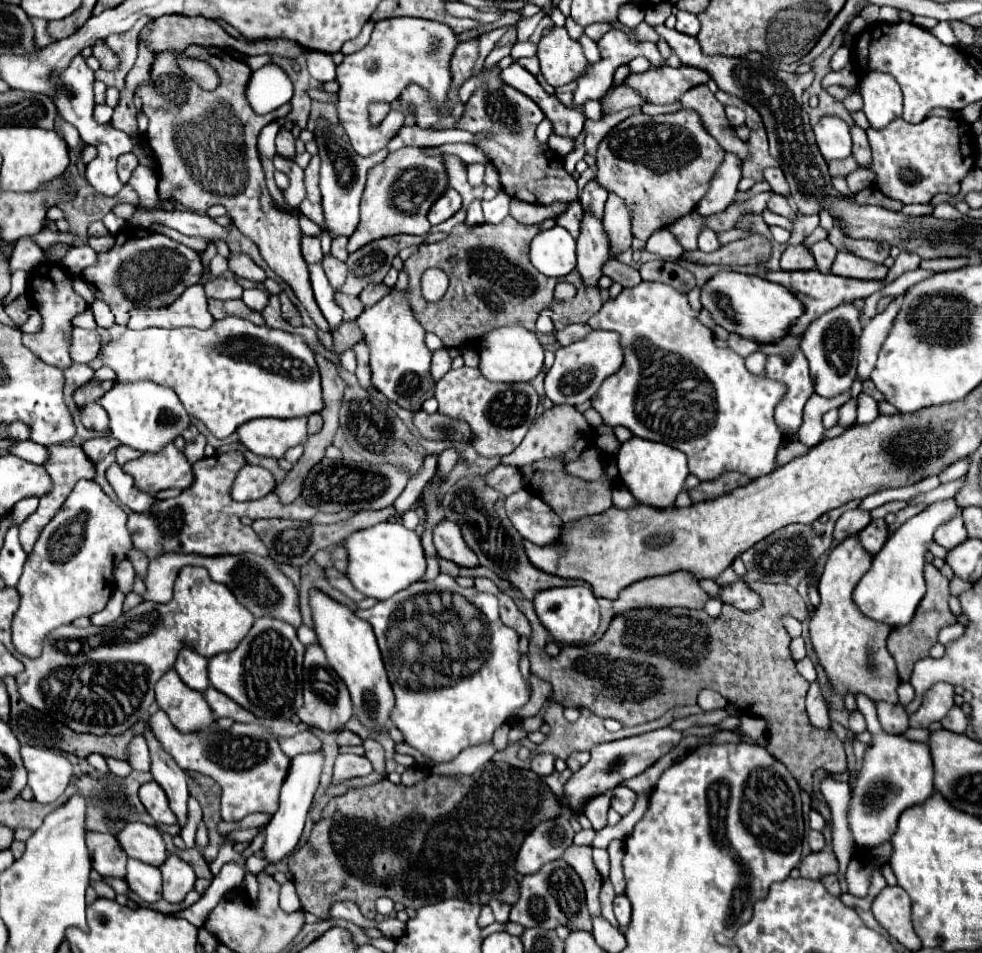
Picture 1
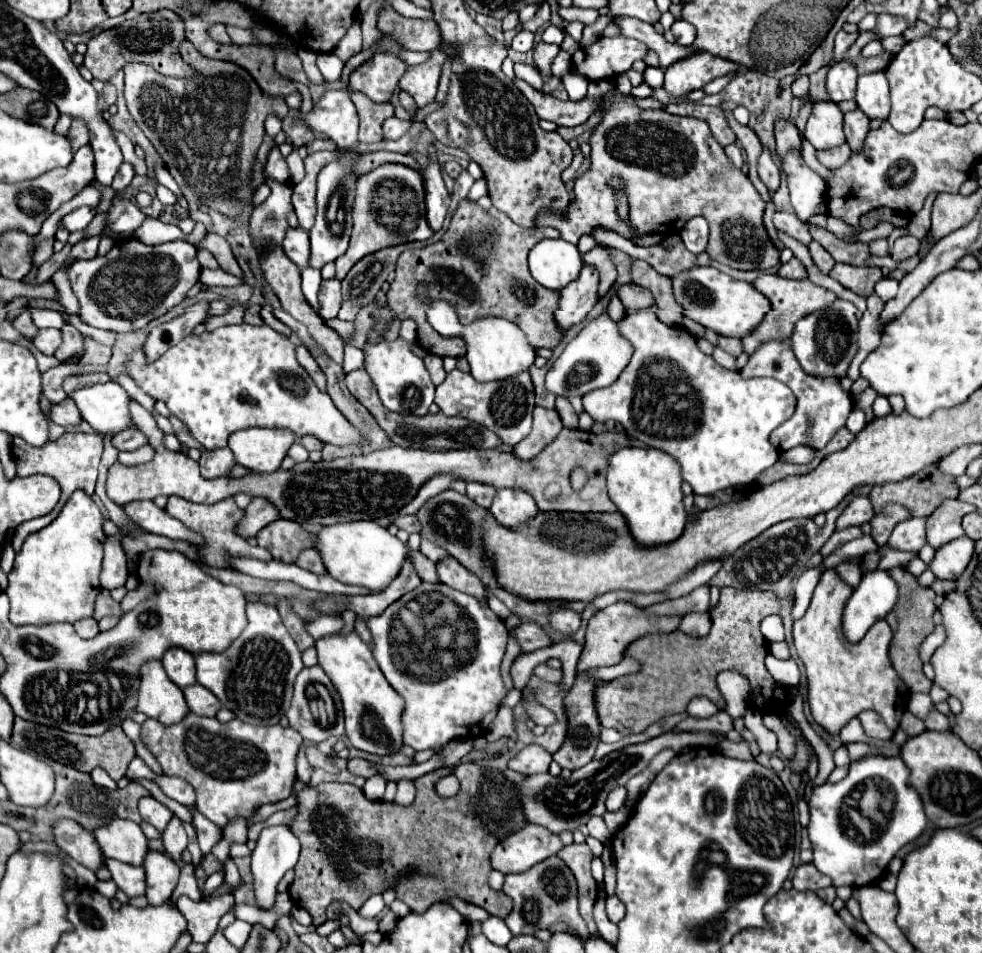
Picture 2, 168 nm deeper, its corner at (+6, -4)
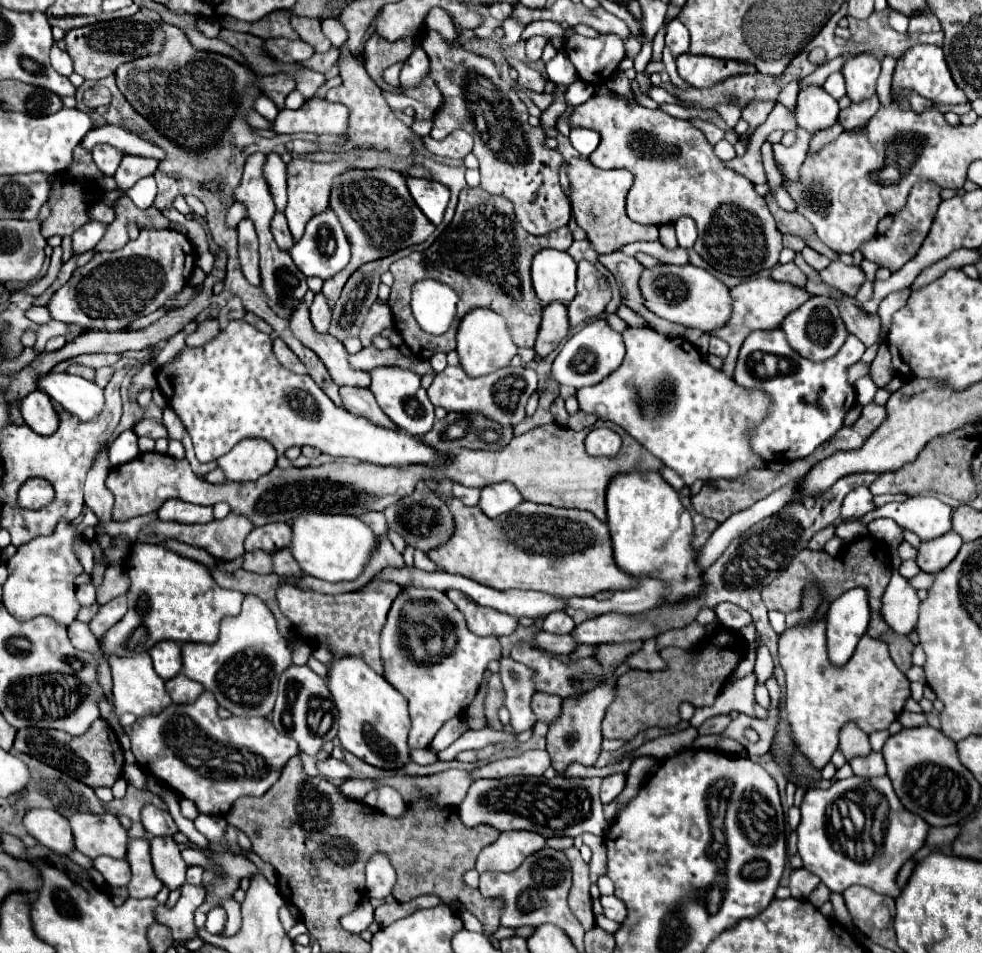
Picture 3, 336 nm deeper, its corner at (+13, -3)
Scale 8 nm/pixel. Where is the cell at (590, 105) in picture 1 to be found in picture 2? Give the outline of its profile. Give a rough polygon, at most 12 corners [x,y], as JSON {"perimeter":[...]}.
{"perimeter":[[574,70],[562,76],[570,100],[584,100],[588,80]]}

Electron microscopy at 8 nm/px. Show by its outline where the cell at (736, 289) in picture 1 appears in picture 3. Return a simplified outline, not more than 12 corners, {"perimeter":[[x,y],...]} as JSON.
{"perimeter":[[691,263],[641,273],[645,307],[671,323],[719,329],[729,289]]}

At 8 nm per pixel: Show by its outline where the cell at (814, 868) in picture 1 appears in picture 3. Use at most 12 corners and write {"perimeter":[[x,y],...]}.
{"perimeter":[[807,869],[791,873],[791,897],[807,899],[819,877]]}

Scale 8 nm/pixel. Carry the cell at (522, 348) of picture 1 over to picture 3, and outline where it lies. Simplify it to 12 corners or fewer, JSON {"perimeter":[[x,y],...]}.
{"perimeter":[[471,309],[457,329],[459,365],[471,377],[517,355],[505,319]]}

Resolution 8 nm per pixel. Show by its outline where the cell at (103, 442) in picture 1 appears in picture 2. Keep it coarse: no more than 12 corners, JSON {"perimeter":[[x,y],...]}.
{"perimeter":[[124,430],[112,438],[120,452],[144,446],[144,434]]}

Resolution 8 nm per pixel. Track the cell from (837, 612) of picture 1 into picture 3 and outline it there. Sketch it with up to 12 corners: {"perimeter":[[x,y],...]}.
{"perimeter":[[825,619],[779,637],[789,735],[815,769],[843,725],[887,729],[911,697],[863,635],[827,659]]}

